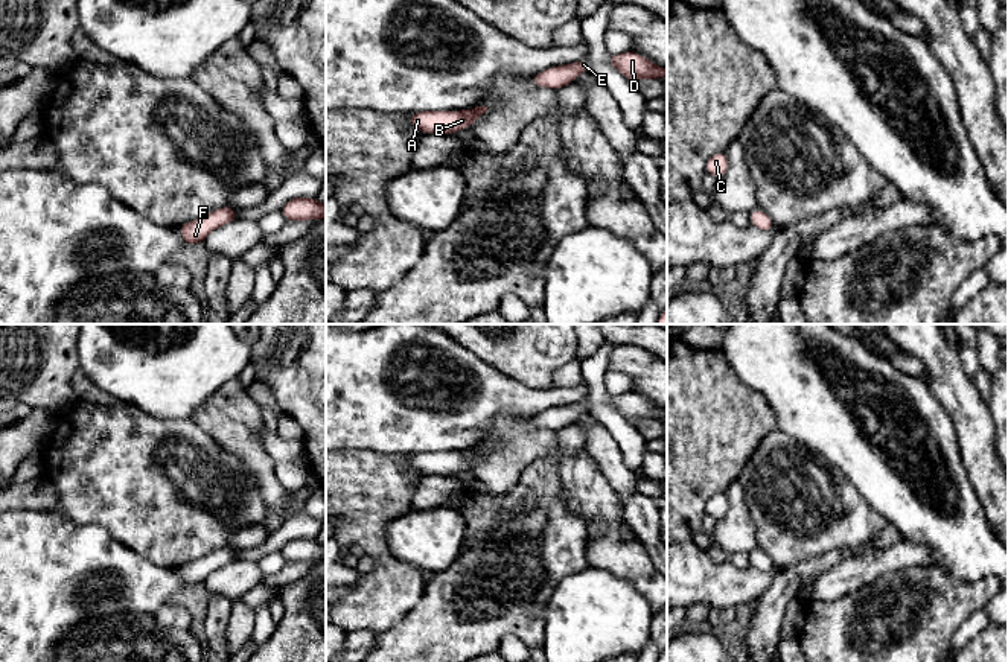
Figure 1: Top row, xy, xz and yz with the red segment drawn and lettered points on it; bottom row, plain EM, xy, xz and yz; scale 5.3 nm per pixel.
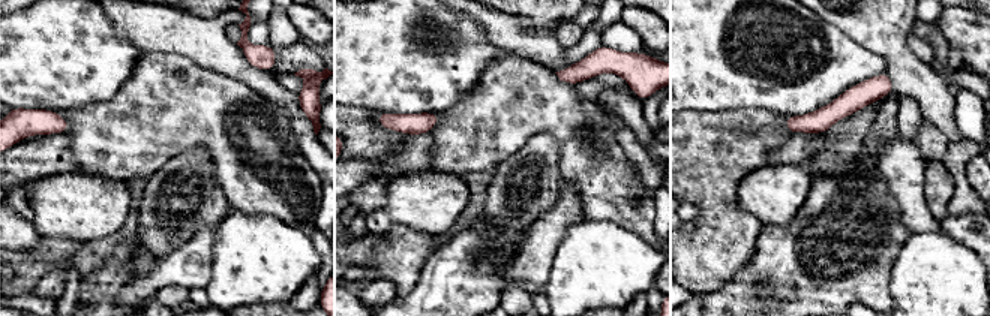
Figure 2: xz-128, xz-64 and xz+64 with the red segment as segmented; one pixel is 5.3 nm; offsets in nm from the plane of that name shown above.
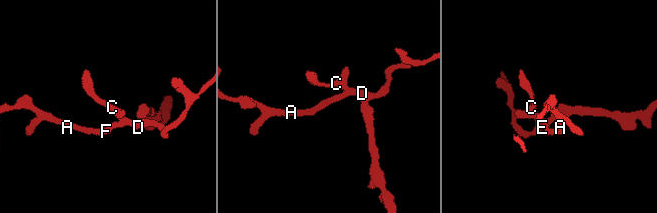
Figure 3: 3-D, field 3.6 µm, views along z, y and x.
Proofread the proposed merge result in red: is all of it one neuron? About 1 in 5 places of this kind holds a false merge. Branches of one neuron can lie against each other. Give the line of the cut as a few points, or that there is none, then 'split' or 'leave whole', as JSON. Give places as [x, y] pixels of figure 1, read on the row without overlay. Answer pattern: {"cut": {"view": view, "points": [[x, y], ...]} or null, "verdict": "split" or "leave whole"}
{"cut": null, "verdict": "leave whole"}

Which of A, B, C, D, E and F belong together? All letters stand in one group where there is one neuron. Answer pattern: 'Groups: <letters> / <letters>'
Groups: A B C D E F

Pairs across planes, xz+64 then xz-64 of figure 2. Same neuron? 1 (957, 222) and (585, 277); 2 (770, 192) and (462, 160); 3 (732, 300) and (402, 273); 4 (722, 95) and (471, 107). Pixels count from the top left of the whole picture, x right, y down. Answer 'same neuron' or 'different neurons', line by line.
1: different neurons
2: different neurons
3: different neurons
4: different neurons

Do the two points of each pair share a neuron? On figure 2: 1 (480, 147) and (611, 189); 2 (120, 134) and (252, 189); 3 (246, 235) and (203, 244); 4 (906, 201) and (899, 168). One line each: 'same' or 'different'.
1: same
2: same
3: different
4: same

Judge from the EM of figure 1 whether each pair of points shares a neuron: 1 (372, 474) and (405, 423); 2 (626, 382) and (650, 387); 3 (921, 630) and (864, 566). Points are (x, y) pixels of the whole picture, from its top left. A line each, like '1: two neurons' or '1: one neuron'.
1: two neurons
2: two neurons
3: two neurons

